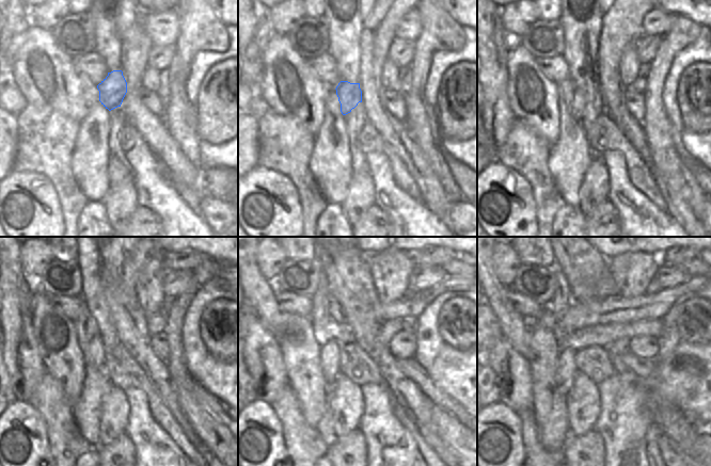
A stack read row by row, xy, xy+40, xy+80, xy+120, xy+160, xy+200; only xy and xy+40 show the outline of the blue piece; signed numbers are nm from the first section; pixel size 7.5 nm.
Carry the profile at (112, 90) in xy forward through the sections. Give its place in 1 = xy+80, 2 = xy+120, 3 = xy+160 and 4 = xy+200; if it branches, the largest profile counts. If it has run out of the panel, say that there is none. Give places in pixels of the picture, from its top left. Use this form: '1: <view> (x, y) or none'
1: xy+80 (579, 102)
2: xy+120 (96, 348)
3: xy+160 (330, 355)
4: xy+200 (566, 371)

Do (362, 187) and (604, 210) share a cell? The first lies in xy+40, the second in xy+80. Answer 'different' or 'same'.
different

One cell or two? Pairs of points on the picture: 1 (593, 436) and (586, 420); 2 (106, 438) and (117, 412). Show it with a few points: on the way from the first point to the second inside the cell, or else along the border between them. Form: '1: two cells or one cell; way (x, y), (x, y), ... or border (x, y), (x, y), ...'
1: two cells; border (594, 428), (584, 434), (571, 435)
2: one cell; way (109, 432), (113, 418)

